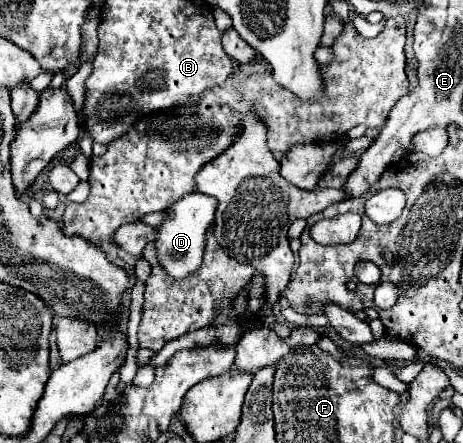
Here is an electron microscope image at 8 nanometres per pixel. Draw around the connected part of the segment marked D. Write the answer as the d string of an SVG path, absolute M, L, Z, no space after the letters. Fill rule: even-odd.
M190 193L188 197L182 197L180 201L176 201L176 205L170 205L166 209L166 219L156 233L156 251L160 257L160 265L164 265L164 269L172 277L184 279L188 273L200 267L202 253L204 253L204 235L210 223L214 221L216 205L218 205L216 197L212 195Z

